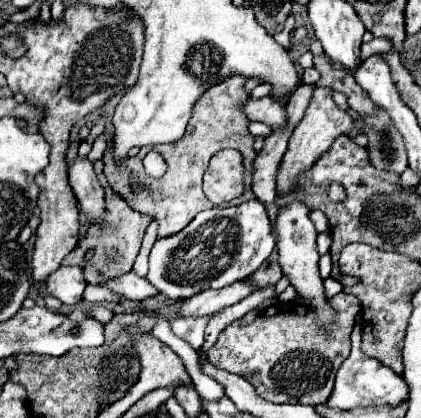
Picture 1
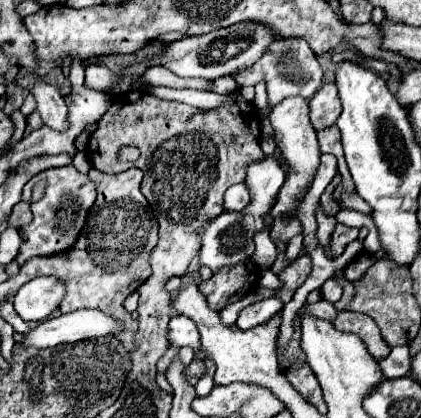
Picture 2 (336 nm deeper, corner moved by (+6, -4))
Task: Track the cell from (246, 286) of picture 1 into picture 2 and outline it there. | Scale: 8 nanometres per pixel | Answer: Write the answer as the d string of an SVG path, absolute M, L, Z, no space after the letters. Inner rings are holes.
M85 308L45 320L43 324L35 326L29 334L25 334L25 346L53 348L65 342L115 336L119 332L121 332L121 322L117 322L117 318L109 318L99 310Z

